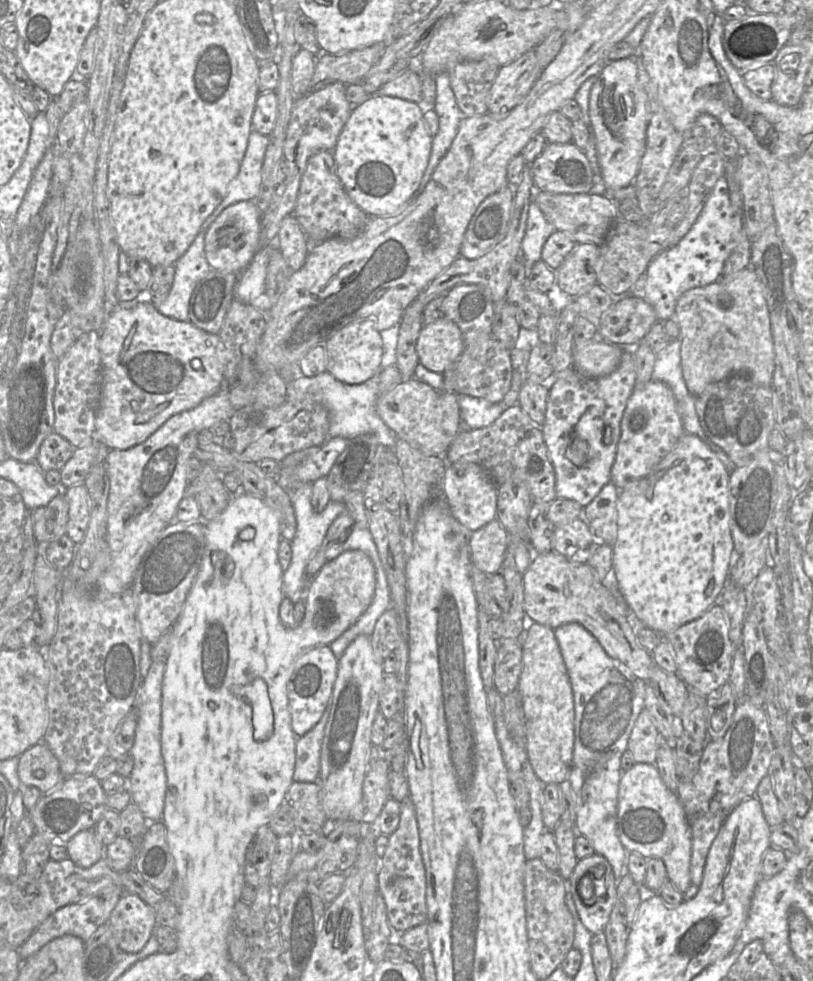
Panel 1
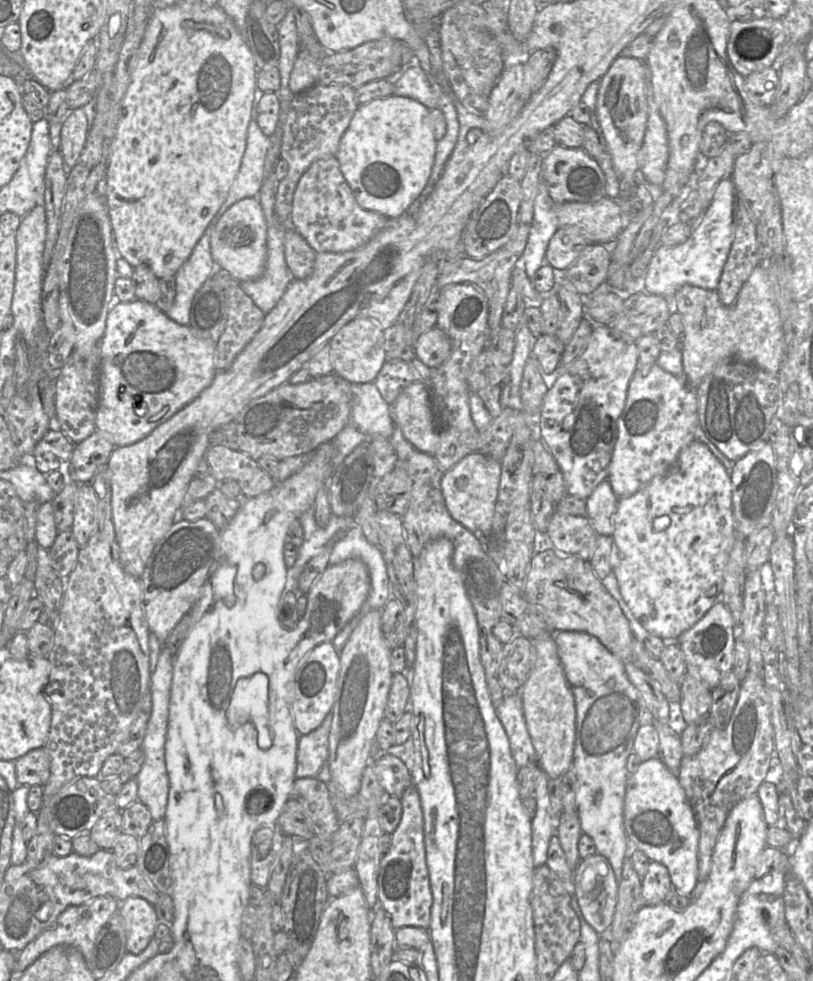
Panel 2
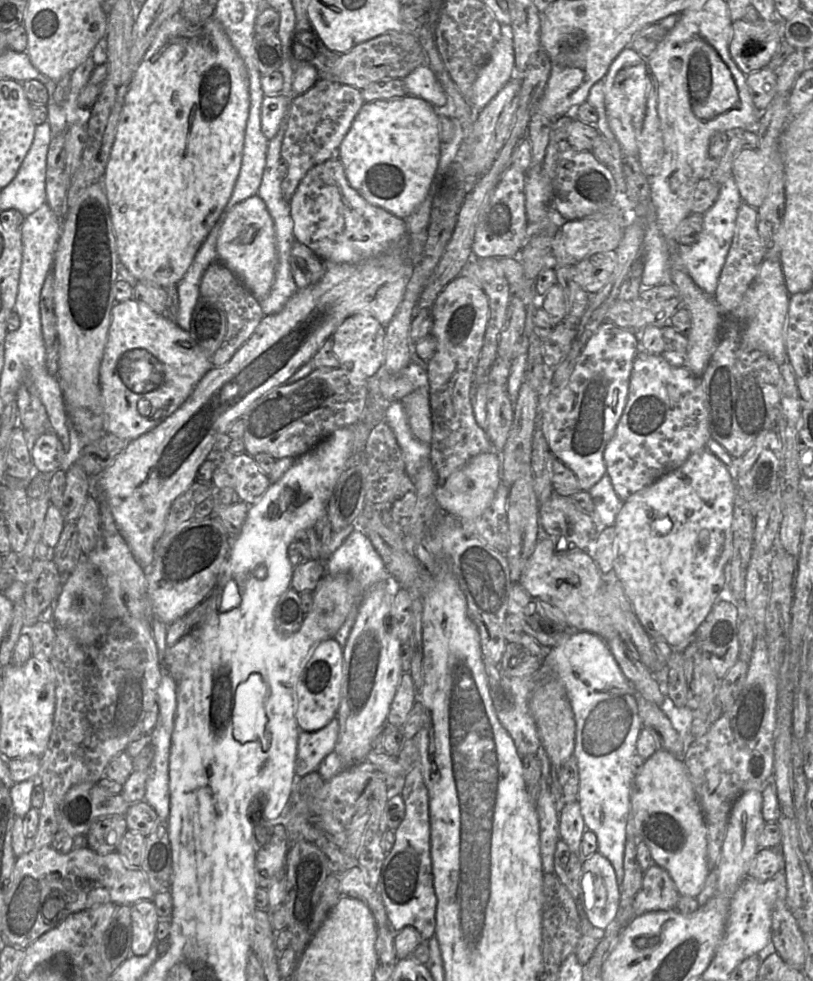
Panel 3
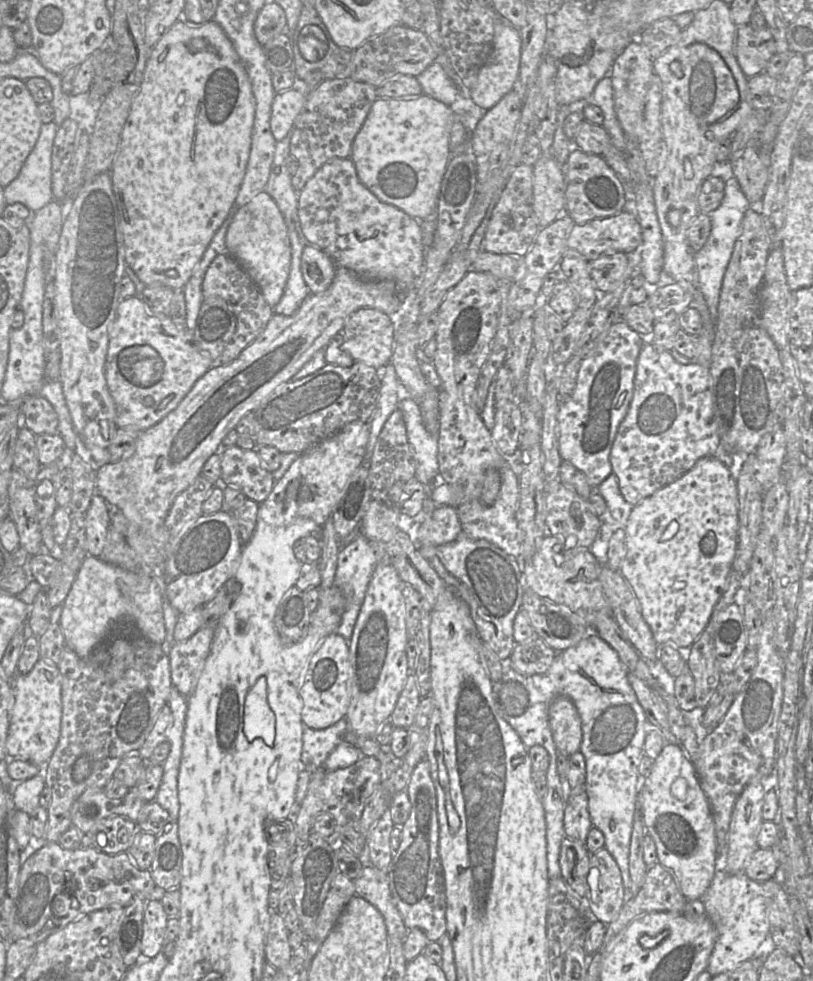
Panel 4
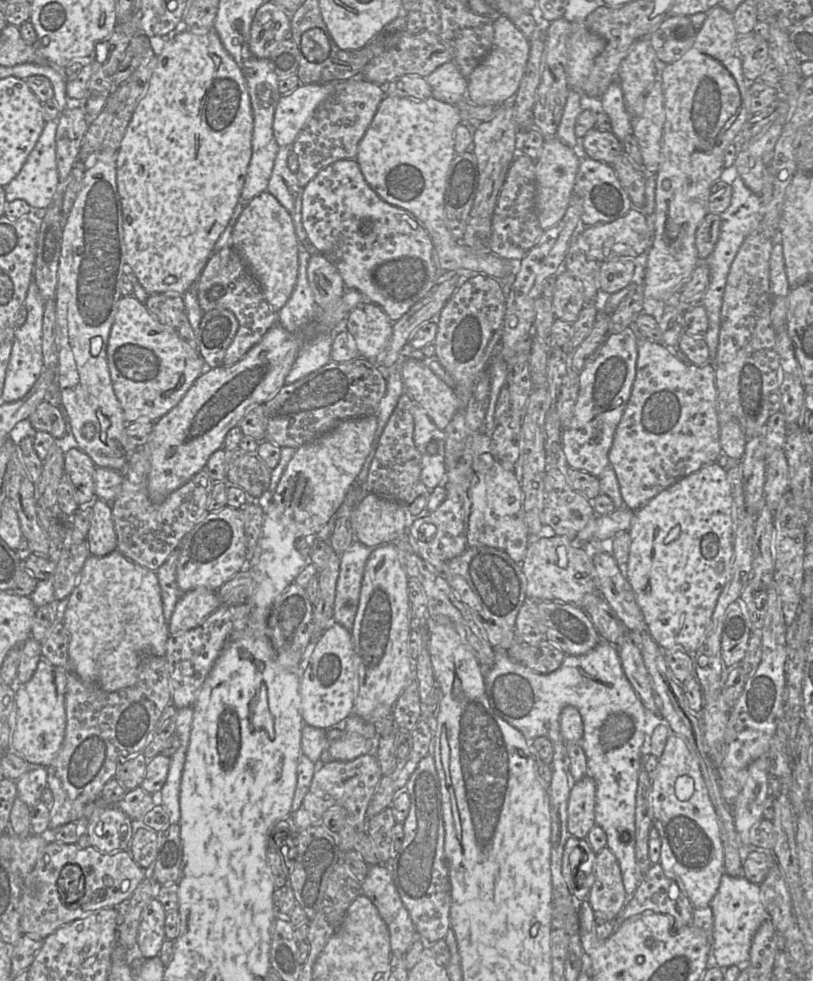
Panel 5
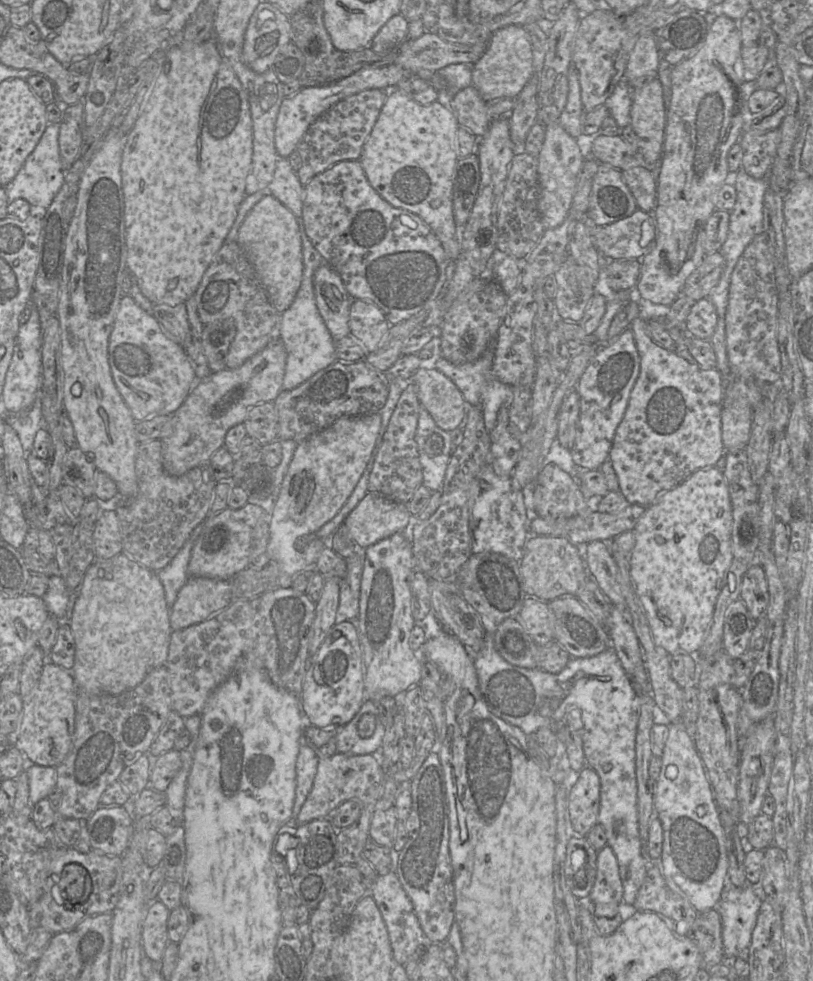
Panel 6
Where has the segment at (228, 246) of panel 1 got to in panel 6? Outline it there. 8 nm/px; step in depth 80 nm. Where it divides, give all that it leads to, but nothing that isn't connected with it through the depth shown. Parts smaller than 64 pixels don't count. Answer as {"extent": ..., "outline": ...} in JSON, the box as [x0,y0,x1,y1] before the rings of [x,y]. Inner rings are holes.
{"extent":[237,195,303,313],"outline":[[[273,195],[264,196],[248,212],[237,240],[273,307],[282,313],[293,303],[303,277],[303,253],[299,226],[295,215]]]}

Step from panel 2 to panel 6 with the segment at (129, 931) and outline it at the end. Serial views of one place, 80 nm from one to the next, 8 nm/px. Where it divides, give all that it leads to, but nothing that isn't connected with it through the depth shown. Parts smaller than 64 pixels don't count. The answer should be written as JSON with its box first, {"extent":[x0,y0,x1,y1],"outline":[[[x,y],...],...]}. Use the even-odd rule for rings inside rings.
{"extent":[142,901,170,963],"outline":[[[161,901],[149,904],[142,929],[142,947],[144,954],[155,963],[160,963],[170,942],[167,927],[169,914],[170,910]]]}

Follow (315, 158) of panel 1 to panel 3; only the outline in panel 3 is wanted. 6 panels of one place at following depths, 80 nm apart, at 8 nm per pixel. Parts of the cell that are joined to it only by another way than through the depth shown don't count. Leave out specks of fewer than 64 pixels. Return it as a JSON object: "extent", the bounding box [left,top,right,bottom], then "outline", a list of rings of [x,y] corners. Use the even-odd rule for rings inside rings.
{"extent":[289,158,408,264],"outline":[[[337,158],[313,166],[299,183],[289,204],[295,239],[308,246],[325,262],[355,264],[385,254],[395,246],[404,248],[408,257],[406,221],[365,201],[349,185],[343,165]]]}

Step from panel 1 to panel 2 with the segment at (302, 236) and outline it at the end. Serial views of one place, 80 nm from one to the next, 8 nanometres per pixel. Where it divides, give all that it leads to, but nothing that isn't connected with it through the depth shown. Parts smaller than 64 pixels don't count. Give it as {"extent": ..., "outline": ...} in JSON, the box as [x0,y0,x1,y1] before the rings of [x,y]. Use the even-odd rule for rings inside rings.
{"extent":[284,226,316,280],"outline":[[[291,226],[284,235],[284,255],[292,277],[302,280],[311,275],[316,252]]]}

